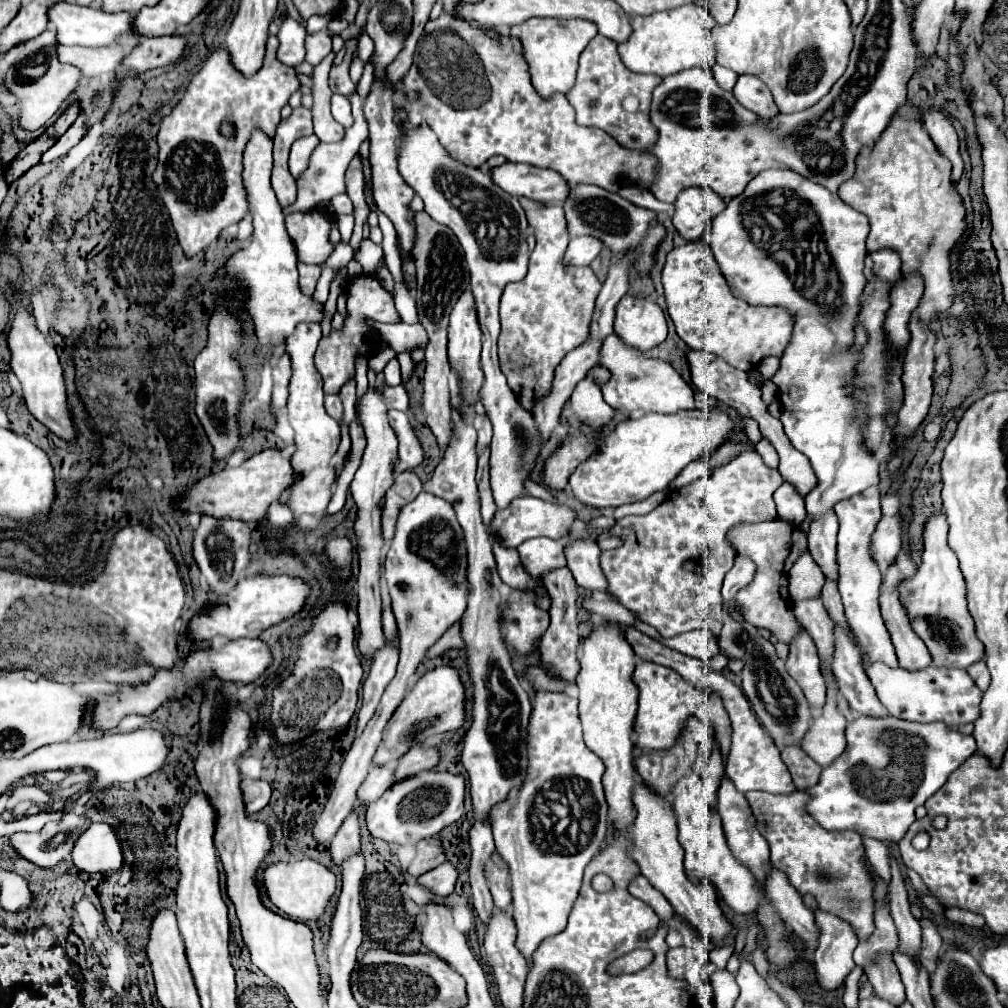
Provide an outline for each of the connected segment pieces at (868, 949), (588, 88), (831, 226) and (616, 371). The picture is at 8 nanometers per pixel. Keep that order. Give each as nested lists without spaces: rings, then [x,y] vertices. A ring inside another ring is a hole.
[[[865,858],[865,866],[867,870],[873,874],[873,898],[875,898],[875,932],[871,934],[871,938],[859,942],[859,946],[855,948],[855,962],[863,968],[863,974],[867,976],[867,980],[871,982],[875,994],[883,1000],[889,1000],[893,1002],[895,1006],[899,1006],[903,1000],[905,1000],[905,990],[903,990],[903,982],[901,982],[901,976],[899,976],[899,970],[897,970],[897,964],[893,962],[893,952],[895,952],[895,946],[899,946],[899,936],[897,936],[897,930],[895,930],[895,922],[885,906],[885,896],[887,896],[887,884],[883,882],[883,878],[873,870],[873,866],[869,864],[869,860]]]
[[[597,34],[581,54],[577,82],[573,90],[567,94],[567,98],[577,110],[579,126],[601,128],[609,136],[613,136],[623,148],[651,152],[659,132],[651,124],[649,108],[651,92],[655,86],[659,86],[659,82],[661,82],[659,76],[629,72],[619,58],[617,42]]]
[[[763,170],[749,182],[743,194],[735,196],[723,214],[715,216],[705,238],[711,244],[715,260],[727,278],[731,292],[745,302],[779,306],[791,312],[793,336],[783,350],[781,366],[771,378],[779,388],[779,402],[783,406],[781,424],[789,442],[809,458],[819,486],[805,496],[809,520],[821,518],[841,498],[859,494],[869,486],[879,484],[879,460],[865,446],[863,426],[865,414],[857,414],[857,400],[853,398],[851,378],[855,376],[857,362],[863,360],[863,352],[849,352],[855,340],[855,322],[861,310],[861,296],[867,284],[863,274],[863,260],[867,256],[865,240],[869,236],[869,220],[865,214],[847,206],[837,194],[827,188],[809,182],[807,178],[791,170]]]
[[[609,334],[599,350],[599,364],[605,366],[611,376],[607,382],[601,384],[601,392],[605,402],[613,410],[621,412],[661,412],[661,414],[675,414],[677,410],[691,410],[695,406],[691,386],[679,376],[679,372],[669,366],[669,362],[659,358],[649,358],[645,352],[627,346],[617,334]]]

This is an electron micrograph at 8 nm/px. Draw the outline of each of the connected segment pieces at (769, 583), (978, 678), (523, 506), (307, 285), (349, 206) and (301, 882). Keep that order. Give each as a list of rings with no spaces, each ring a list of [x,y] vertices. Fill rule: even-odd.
[[[785,520],[739,524],[729,532],[729,542],[735,550],[735,556],[747,556],[757,566],[753,582],[741,588],[735,596],[735,604],[741,608],[743,620],[757,628],[767,628],[777,640],[789,644],[791,638],[795,638],[795,634],[803,630],[803,626],[801,622],[797,622],[795,614],[791,614],[793,604],[787,590],[787,574],[795,560],[807,552],[807,532]]]
[[[981,660],[981,662],[973,664],[973,666],[969,666],[969,668],[967,668],[967,672],[969,672],[969,676],[973,678],[975,686],[977,686],[981,692],[985,692],[985,690],[987,690],[987,686],[989,686],[989,670],[987,670],[985,662]]]
[[[523,496],[523,498],[515,498],[505,510],[499,510],[495,514],[493,522],[491,522],[491,528],[493,528],[495,536],[503,542],[503,546],[517,548],[525,540],[537,538],[537,536],[559,540],[571,530],[575,520],[577,520],[577,512],[569,506],[555,504],[555,502],[545,502],[545,500],[533,498],[533,496]]]
[[[299,264],[299,286],[303,294],[313,294],[313,288],[317,286],[317,280],[321,276],[319,266],[309,266],[309,264]]]
[[[341,194],[331,199],[336,214],[353,213],[353,204],[346,194]]]
[[[301,860],[289,864],[277,862],[265,868],[263,884],[267,888],[269,900],[279,908],[279,912],[283,912],[293,920],[307,922],[307,920],[319,920],[325,914],[325,908],[331,902],[337,888],[337,876],[315,860]]]

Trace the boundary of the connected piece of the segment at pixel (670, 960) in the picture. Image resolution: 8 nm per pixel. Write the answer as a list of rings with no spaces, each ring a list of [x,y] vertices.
[[[677,946],[667,950],[667,966],[673,978],[683,978],[685,970],[689,970],[693,962],[695,962],[695,954],[687,946]]]

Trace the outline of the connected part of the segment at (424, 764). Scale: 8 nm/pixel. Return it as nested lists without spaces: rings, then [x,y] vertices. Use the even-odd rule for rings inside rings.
[[[413,746],[397,764],[397,770],[395,770],[395,780],[403,780],[403,778],[411,778],[415,776],[417,772],[421,770],[431,770],[439,764],[439,758],[441,758],[441,752],[439,748],[433,748],[433,746]]]

